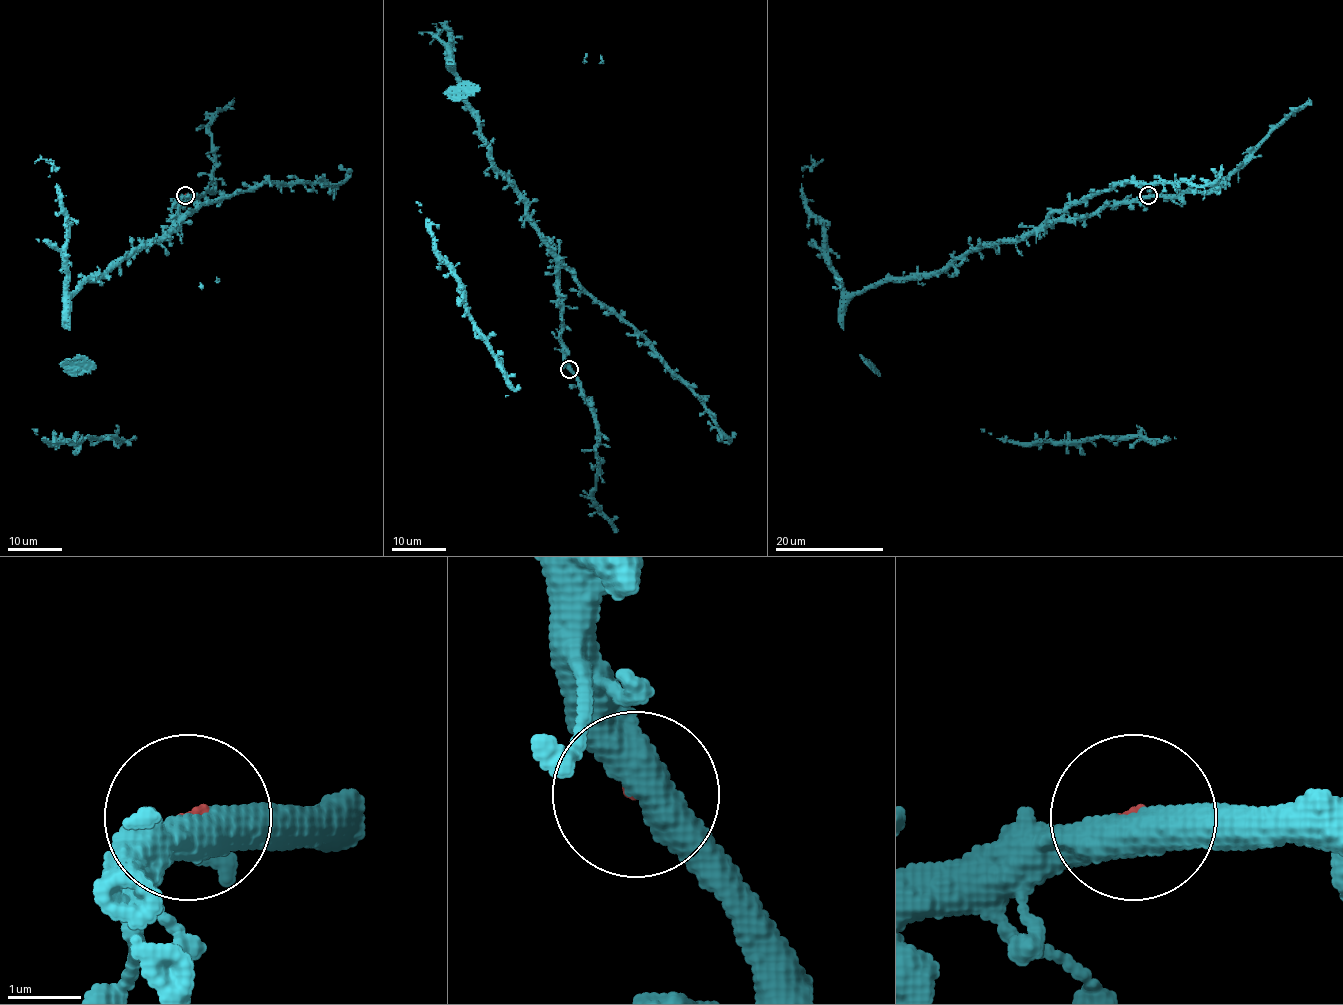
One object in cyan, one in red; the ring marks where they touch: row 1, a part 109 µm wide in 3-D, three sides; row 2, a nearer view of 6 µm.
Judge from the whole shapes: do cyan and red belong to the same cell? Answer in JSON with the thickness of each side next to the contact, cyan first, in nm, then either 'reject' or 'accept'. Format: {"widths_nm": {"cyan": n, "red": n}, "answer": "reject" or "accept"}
{"widths_nm": {"cyan": 480, "red": 70}, "answer": "reject"}

